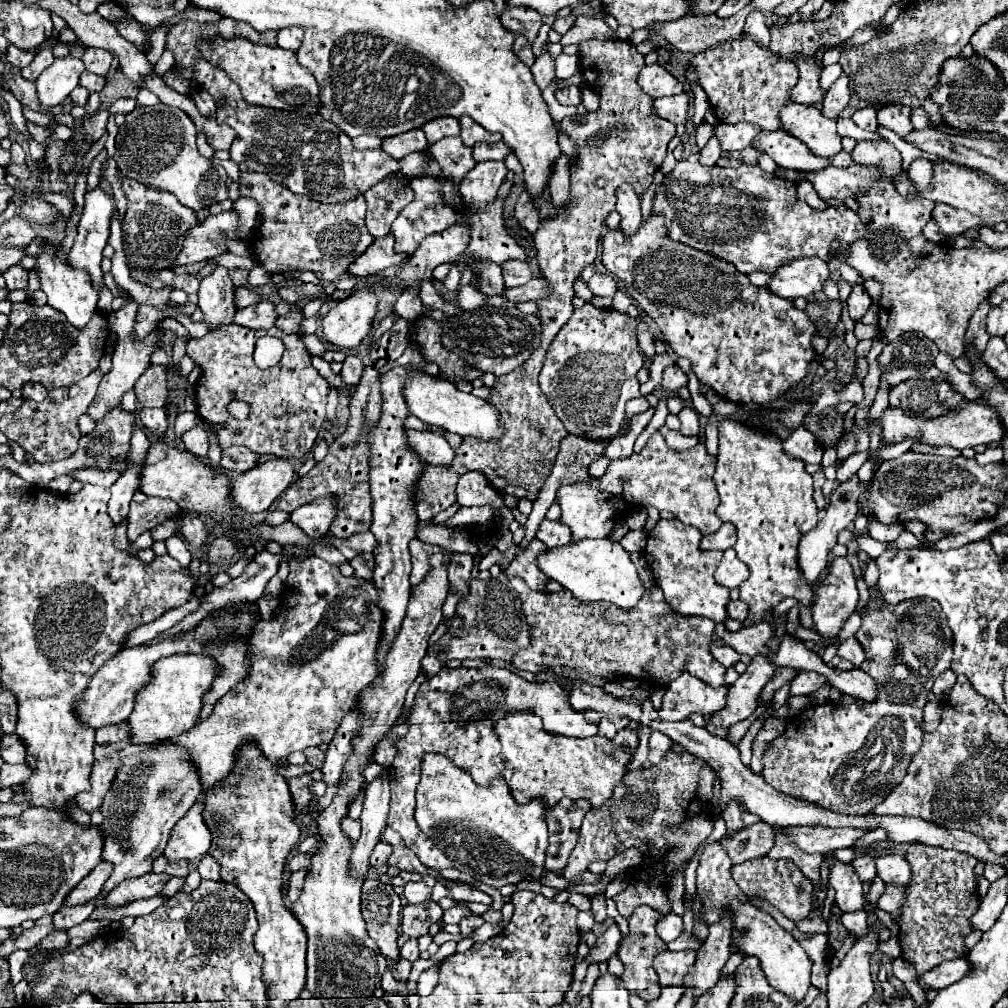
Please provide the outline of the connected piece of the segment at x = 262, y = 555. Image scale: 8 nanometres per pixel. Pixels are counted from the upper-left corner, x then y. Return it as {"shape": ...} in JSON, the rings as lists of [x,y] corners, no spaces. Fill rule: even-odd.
{"shape":[[[267,550],[257,552],[255,560],[247,566],[247,570],[239,578],[233,578],[223,588],[213,588],[211,592],[207,592],[201,608],[185,616],[171,630],[163,632],[163,636],[169,636],[169,632],[179,632],[181,628],[193,628],[193,624],[197,624],[197,620],[201,620],[201,616],[205,616],[205,612],[211,612],[213,608],[223,608],[225,604],[235,604],[237,600],[259,600],[263,596],[267,582],[277,574],[281,556],[283,552],[281,554],[271,554]]]}

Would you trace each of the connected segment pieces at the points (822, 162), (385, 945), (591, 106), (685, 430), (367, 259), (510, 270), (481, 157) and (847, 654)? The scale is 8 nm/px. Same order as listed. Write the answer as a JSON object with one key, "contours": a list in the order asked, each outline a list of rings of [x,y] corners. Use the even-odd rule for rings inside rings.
{"contours":[[[[783,130],[761,132],[761,136],[757,136],[757,142],[753,142],[753,148],[759,148],[767,156],[771,156],[781,168],[817,172],[829,166],[827,158],[815,156],[813,152],[809,152],[805,142]]],[[[365,880],[361,890],[361,912],[367,922],[369,936],[377,942],[383,956],[399,960],[397,928],[401,902],[393,886],[381,880]]],[[[581,88],[581,96],[583,96],[583,106],[587,110],[597,110],[599,108],[599,100],[597,100],[597,94],[591,90],[591,88]]],[[[685,406],[681,412],[679,412],[679,420],[681,420],[681,434],[685,436],[699,436],[699,414]]],[[[393,234],[385,238],[375,238],[373,244],[363,252],[351,266],[349,272],[353,276],[367,276],[367,274],[379,274],[391,268],[397,268],[405,262],[407,254],[395,254],[393,250]]],[[[511,260],[509,264],[501,266],[503,268],[503,278],[505,278],[505,286],[507,288],[513,288],[513,286],[523,286],[527,284],[533,274],[531,274],[531,268],[527,262],[517,262],[517,260]]],[[[497,142],[497,144],[475,144],[473,146],[473,156],[477,162],[485,162],[485,160],[505,160],[505,156],[509,156],[513,150],[503,144],[503,142]]],[[[847,638],[845,642],[841,642],[837,654],[839,654],[841,658],[853,662],[855,668],[859,668],[859,666],[863,664],[863,660],[865,660],[865,650],[861,648],[861,644],[859,644],[857,638]]]]}

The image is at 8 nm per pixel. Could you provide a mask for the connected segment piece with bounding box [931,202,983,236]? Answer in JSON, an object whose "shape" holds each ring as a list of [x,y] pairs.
{"shape":[[[937,202],[933,212],[931,212],[931,220],[939,226],[939,230],[945,236],[959,236],[969,228],[981,228],[983,224],[977,220],[977,216],[969,214],[969,212],[961,212],[957,208],[951,208],[947,204]]]}

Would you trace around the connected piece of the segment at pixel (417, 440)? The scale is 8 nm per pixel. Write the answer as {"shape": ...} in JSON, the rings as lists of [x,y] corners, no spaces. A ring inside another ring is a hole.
{"shape":[[[409,430],[409,444],[413,444],[413,448],[421,452],[421,460],[425,460],[431,466],[451,466],[455,458],[455,452],[449,446],[449,442],[433,432]]]}

